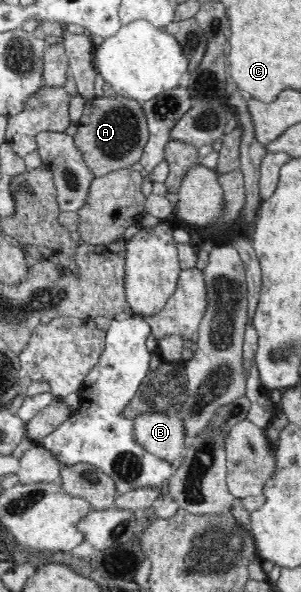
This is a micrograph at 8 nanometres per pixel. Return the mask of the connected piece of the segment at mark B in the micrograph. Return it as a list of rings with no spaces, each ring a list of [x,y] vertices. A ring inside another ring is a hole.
[[[147,412],[132,419],[134,434],[145,450],[172,465],[181,465],[189,445],[184,423],[171,412]]]

